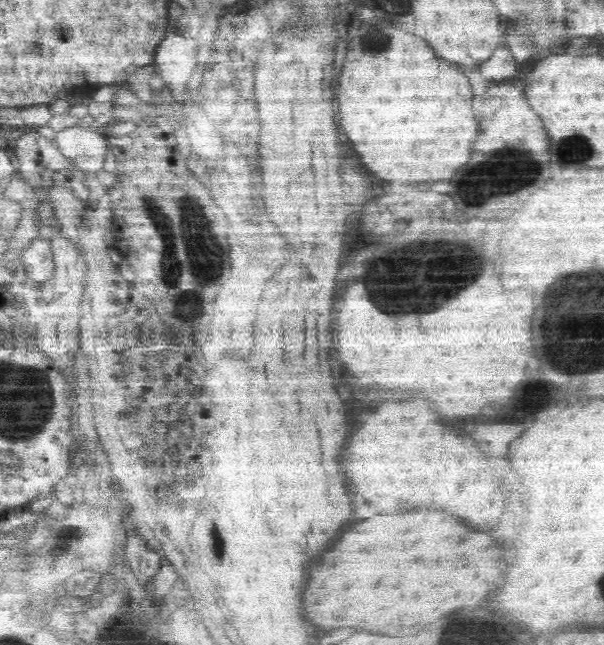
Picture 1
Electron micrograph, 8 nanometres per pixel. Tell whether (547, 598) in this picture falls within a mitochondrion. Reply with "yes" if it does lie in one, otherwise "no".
no

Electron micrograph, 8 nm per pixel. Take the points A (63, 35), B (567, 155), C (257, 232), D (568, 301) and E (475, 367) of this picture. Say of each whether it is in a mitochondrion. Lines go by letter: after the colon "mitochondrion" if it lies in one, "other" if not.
A: other
B: mitochondrion
C: other
D: mitochondrion
E: other

